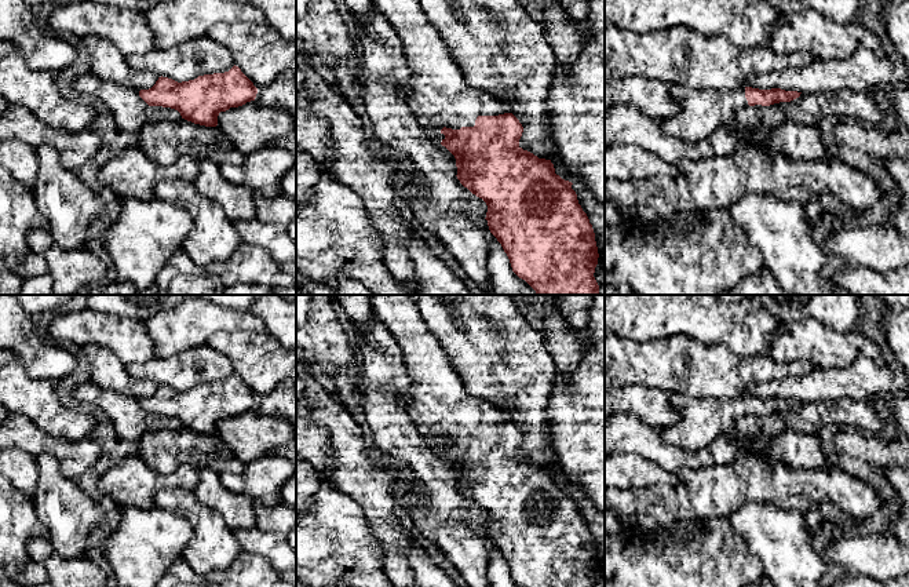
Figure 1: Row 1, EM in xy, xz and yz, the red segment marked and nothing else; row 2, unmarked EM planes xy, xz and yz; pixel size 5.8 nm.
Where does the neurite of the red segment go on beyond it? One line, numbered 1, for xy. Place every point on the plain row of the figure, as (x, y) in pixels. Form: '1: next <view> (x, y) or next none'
1: next none

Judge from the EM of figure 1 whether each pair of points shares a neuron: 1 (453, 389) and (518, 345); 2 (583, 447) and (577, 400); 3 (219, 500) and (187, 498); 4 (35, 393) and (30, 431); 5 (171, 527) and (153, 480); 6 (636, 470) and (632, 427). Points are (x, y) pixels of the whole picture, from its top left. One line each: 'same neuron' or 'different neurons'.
1: different neurons
2: same neuron
3: different neurons
4: different neurons
5: different neurons
6: different neurons

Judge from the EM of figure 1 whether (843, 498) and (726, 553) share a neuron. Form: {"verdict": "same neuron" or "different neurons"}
{"verdict": "different neurons"}

